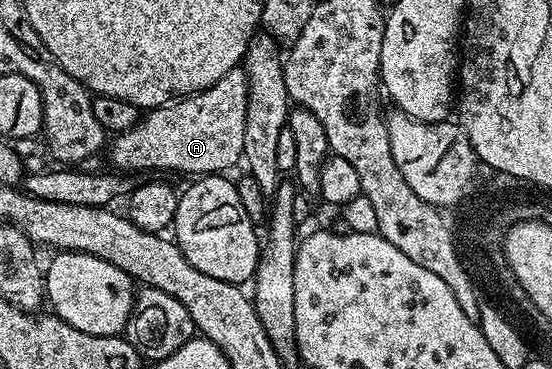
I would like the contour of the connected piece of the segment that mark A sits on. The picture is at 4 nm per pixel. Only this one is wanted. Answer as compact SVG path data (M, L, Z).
M238 67L227 71L227 75L223 79L219 79L211 87L202 89L200 93L194 93L190 96L180 98L176 101L170 101L168 105L159 105L155 109L150 109L135 123L135 127L131 127L127 131L116 134L112 138L111 144L108 146L107 154L118 165L116 168L121 171L133 171L129 169L158 169L158 174L169 175L165 173L193 173L192 175L221 175L229 169L233 164L240 162L243 157L243 130L247 128L247 99L249 98L249 78L245 75L244 68Z

